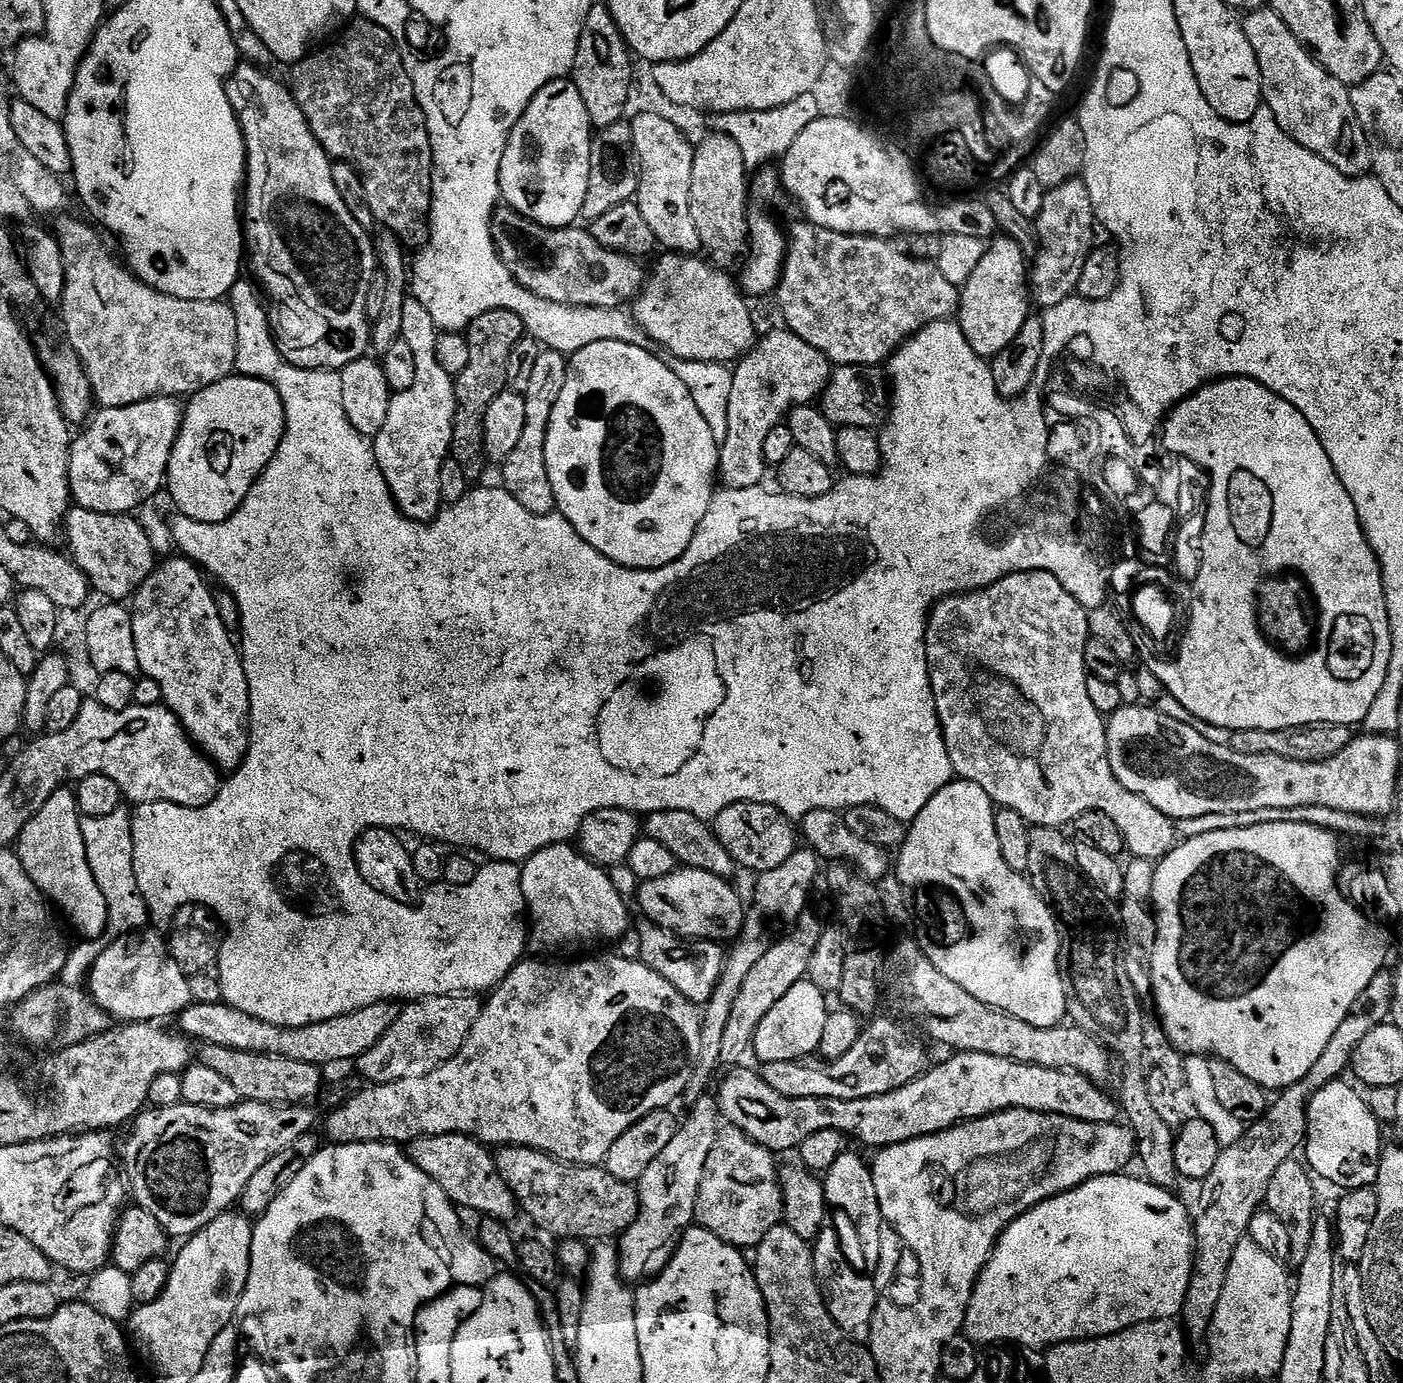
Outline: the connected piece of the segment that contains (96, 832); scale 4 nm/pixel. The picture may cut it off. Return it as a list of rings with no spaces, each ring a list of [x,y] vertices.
[[[121,806],[118,810],[114,810],[114,814],[106,814],[106,818],[83,817],[80,825],[82,826],[82,842],[86,842],[86,858],[90,862],[90,870],[94,870],[94,882],[98,882],[98,890],[102,890],[102,894],[106,894],[108,922],[111,931],[113,933],[116,931],[117,937],[141,931],[149,923],[150,913],[142,894],[138,890],[137,879],[134,878],[132,812],[127,807]]]

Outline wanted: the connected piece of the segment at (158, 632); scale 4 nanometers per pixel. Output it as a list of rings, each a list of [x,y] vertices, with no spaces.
[[[177,556],[161,561],[146,582],[132,597],[132,625],[138,666],[145,677],[154,679],[161,687],[163,707],[169,708],[200,751],[216,765],[221,773],[231,774],[242,766],[248,753],[250,731],[250,686],[240,657],[240,649],[231,631],[221,620],[217,597],[213,595],[205,573],[195,561]]]

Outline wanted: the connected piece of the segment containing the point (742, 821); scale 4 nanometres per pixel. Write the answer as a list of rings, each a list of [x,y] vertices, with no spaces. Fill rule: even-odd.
[[[753,800],[726,806],[726,810],[722,810],[722,814],[715,818],[714,831],[718,842],[722,842],[726,850],[730,850],[737,865],[741,869],[749,868],[753,874],[774,870],[798,849],[798,832],[793,821],[782,815],[774,806],[755,804]]]

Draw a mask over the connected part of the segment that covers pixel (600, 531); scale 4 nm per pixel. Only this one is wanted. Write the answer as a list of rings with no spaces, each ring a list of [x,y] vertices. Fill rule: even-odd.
[[[594,342],[594,346],[586,346],[582,350],[571,353],[568,362],[566,382],[562,385],[562,394],[554,406],[554,414],[550,414],[550,430],[546,434],[546,474],[550,474],[550,486],[554,486],[556,511],[606,558],[624,568],[661,568],[686,554],[686,546],[694,538],[698,526],[702,526],[702,518],[706,518],[706,510],[710,510],[710,502],[714,489],[718,484],[720,467],[720,445],[714,442],[714,434],[710,434],[710,426],[706,426],[706,418],[702,418],[698,406],[694,406],[694,398],[690,398],[690,390],[674,374],[667,363],[663,364],[648,348],[639,348],[637,344],[618,342]]]

